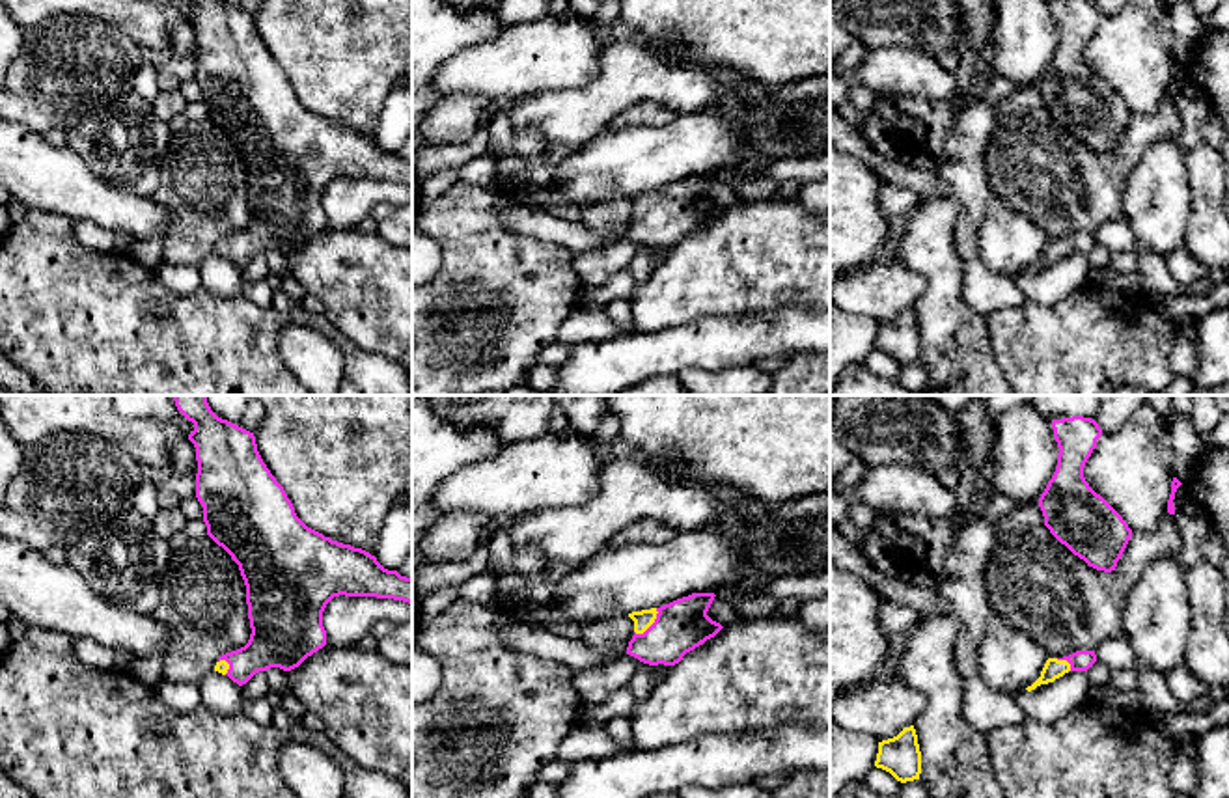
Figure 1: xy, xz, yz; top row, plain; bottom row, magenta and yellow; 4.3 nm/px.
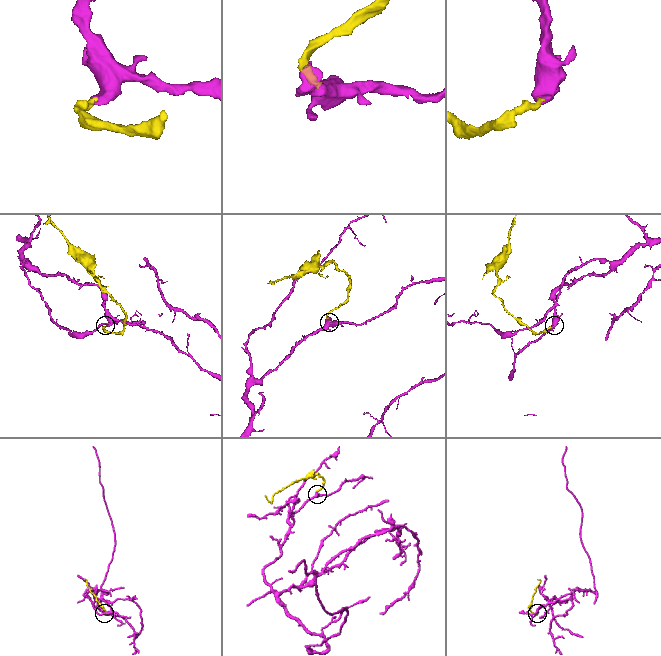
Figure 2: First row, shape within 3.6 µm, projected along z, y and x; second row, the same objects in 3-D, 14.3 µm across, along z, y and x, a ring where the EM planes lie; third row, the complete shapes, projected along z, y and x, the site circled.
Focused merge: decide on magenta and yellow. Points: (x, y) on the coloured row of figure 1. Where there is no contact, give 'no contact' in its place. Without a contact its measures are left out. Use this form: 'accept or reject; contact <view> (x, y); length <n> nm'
accept; contact xz (653, 623); length 150 nm

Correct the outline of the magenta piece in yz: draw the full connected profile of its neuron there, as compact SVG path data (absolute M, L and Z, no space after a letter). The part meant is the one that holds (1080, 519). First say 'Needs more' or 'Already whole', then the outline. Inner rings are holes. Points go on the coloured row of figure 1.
Already whole. M1084 416L1054 420L1052 429L1059 455L1056 472L1039 498L1044 526L1089 567L1112 572L1132 530L1084 477L1084 466L1102 429Z

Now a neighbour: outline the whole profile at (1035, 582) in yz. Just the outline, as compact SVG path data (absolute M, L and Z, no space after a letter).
M1169 513L1160 518L1154 531L1132 533L1112 572L1089 567L1044 524L1000 533L990 548L985 576L992 613L1003 615L1031 636L1050 658L1097 651L1102 641L1123 636L1126 597L1145 569L1162 557L1175 557L1181 548L1182 535Z

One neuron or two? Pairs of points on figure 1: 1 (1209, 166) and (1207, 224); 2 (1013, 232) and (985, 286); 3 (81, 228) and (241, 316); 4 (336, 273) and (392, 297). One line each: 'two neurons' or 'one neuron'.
1: one neuron
2: two neurons
3: two neurons
4: one neuron

